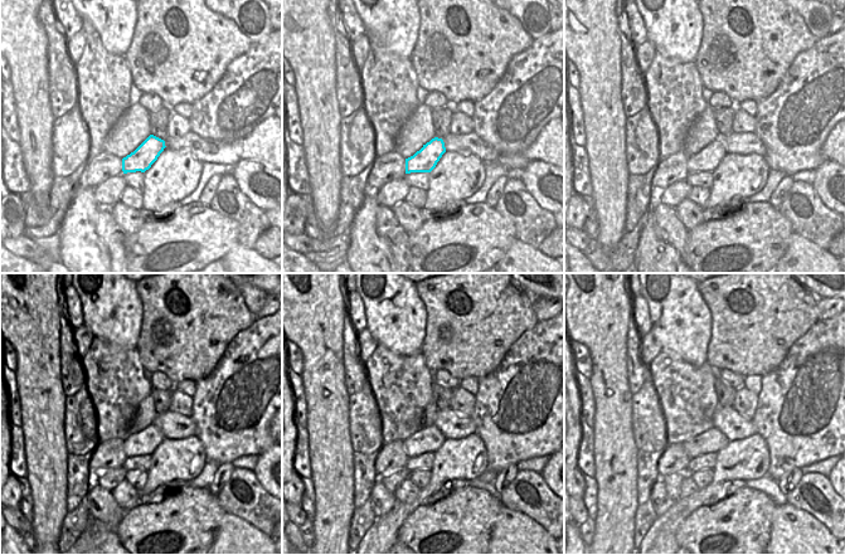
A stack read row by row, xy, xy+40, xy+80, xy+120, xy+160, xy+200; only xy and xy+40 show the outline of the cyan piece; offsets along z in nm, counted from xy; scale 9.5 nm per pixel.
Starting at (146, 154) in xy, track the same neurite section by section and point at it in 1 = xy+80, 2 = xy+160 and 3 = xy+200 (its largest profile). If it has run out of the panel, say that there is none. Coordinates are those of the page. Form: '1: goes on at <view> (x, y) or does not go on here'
1: goes on at xy+80 (707, 160)
2: goes on at xy+160 (428, 439)
3: goes on at xy+200 (710, 441)

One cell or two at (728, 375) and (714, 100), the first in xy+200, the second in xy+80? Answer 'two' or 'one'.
one

